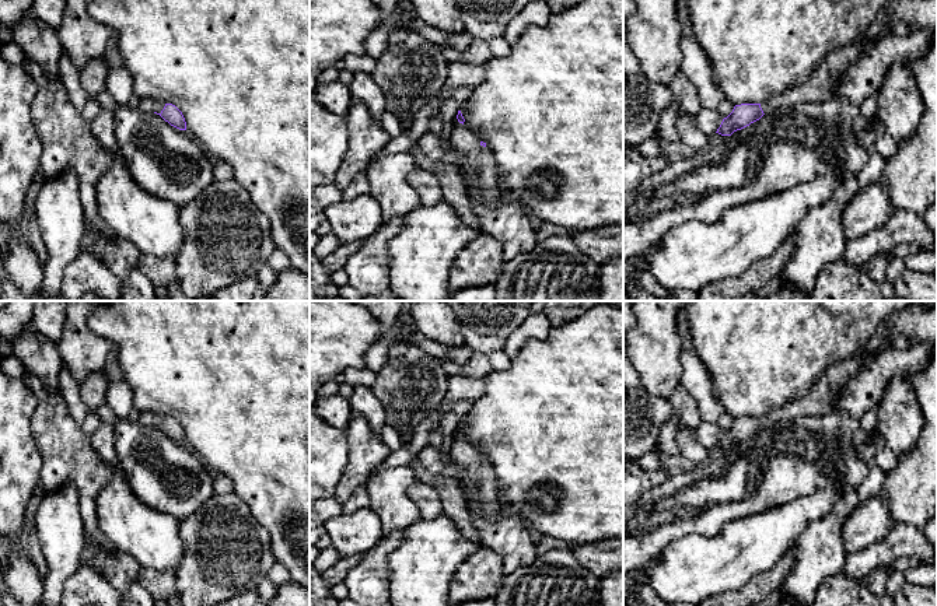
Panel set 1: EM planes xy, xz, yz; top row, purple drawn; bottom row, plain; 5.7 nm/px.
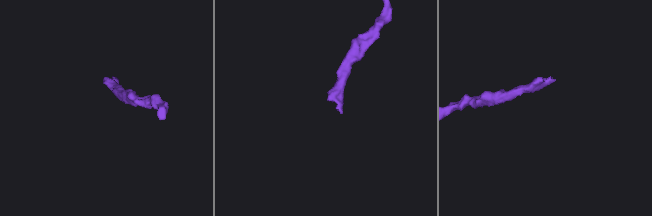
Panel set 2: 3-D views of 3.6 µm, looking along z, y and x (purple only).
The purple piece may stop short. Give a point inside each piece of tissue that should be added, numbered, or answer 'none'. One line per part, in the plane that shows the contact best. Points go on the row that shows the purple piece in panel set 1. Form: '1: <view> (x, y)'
1: xy (150, 105)

